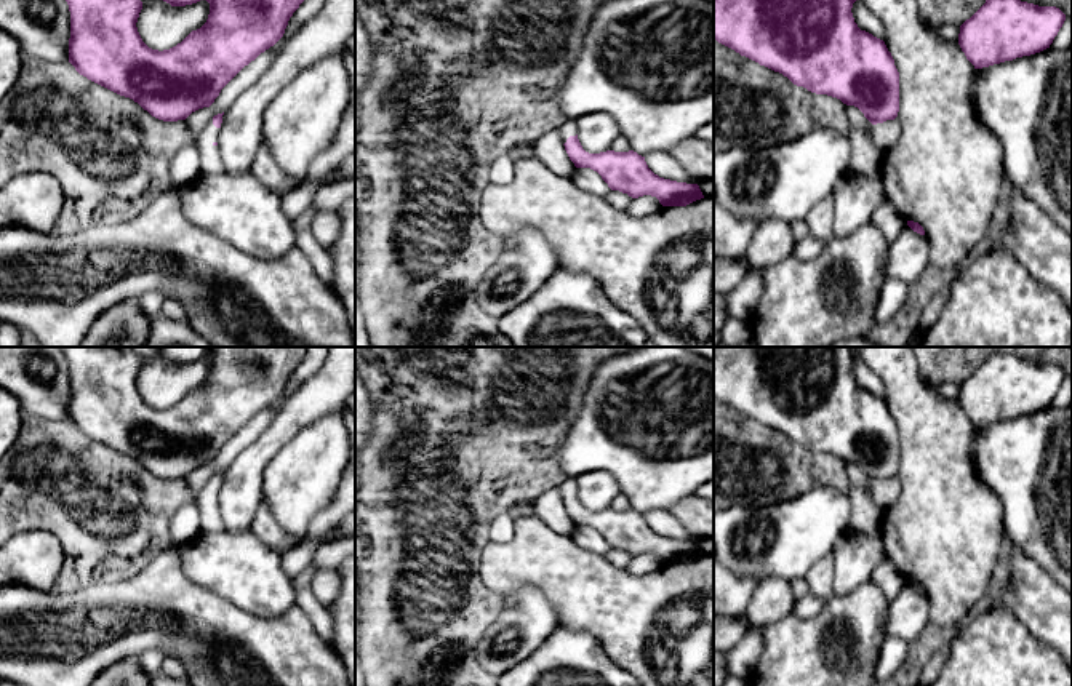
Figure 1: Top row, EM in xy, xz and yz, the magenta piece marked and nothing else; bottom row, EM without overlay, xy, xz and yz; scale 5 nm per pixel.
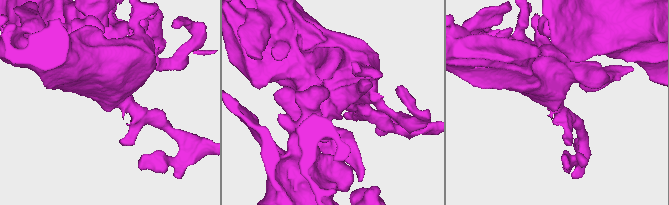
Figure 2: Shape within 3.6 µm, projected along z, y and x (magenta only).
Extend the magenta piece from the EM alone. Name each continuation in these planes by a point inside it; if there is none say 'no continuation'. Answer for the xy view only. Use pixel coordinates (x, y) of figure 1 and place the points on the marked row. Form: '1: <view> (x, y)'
1: xy (210, 155)

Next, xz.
1: xz (568, 128)

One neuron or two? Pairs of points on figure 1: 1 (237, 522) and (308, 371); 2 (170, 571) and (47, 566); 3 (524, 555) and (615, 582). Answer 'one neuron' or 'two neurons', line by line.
1: two neurons
2: two neurons
3: one neuron

